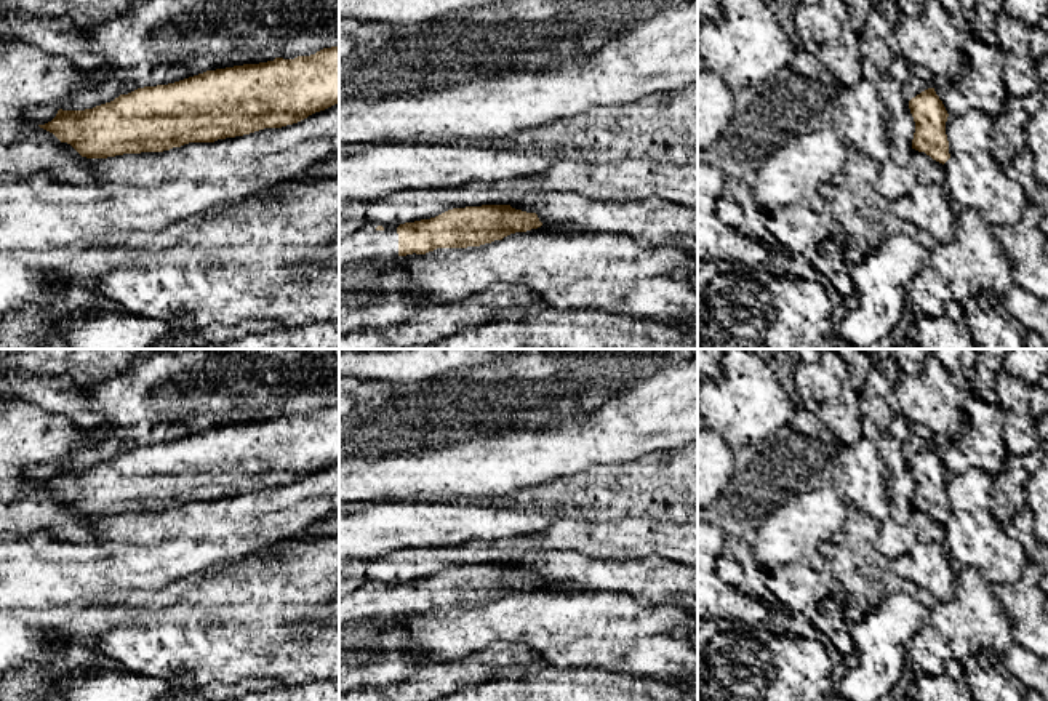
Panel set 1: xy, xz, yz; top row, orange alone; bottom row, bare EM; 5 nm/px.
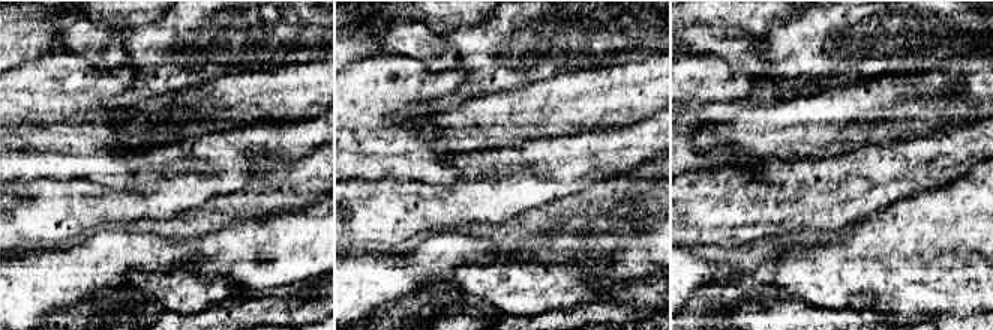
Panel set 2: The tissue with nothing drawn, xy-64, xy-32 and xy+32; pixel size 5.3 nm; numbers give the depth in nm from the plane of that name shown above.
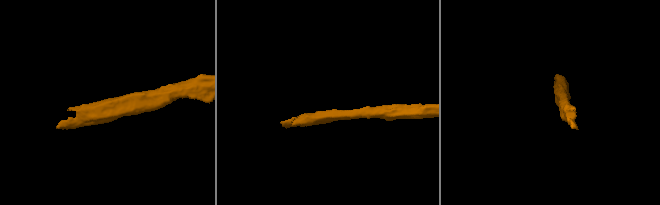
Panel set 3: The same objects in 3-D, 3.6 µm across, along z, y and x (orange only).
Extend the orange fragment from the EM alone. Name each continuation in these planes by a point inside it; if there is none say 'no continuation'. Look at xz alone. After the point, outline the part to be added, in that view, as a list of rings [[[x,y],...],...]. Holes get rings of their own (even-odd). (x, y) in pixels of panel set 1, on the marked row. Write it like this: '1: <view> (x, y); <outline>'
1: xz (365, 244); [[[371,221],[349,237],[339,237],[339,269],[368,259],[398,258],[397,227]]]

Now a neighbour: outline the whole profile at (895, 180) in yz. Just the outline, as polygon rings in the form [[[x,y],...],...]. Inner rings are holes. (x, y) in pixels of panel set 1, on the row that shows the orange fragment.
[[[891,158],[882,163],[875,192],[890,202],[906,195],[917,182],[917,176],[909,165],[899,165]]]

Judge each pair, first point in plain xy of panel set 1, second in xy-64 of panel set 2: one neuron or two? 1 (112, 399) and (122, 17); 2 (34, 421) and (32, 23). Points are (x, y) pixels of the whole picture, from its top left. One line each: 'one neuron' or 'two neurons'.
1: two neurons
2: two neurons

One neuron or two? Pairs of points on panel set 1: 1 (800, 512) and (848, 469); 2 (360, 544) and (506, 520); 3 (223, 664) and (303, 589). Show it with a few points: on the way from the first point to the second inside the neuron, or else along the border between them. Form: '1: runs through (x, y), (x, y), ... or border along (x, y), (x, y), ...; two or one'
1: border along (836, 485), (845, 498); two
2: runs through (397, 525), (469, 522); one
3: runs through (242, 645), (284, 604); one

